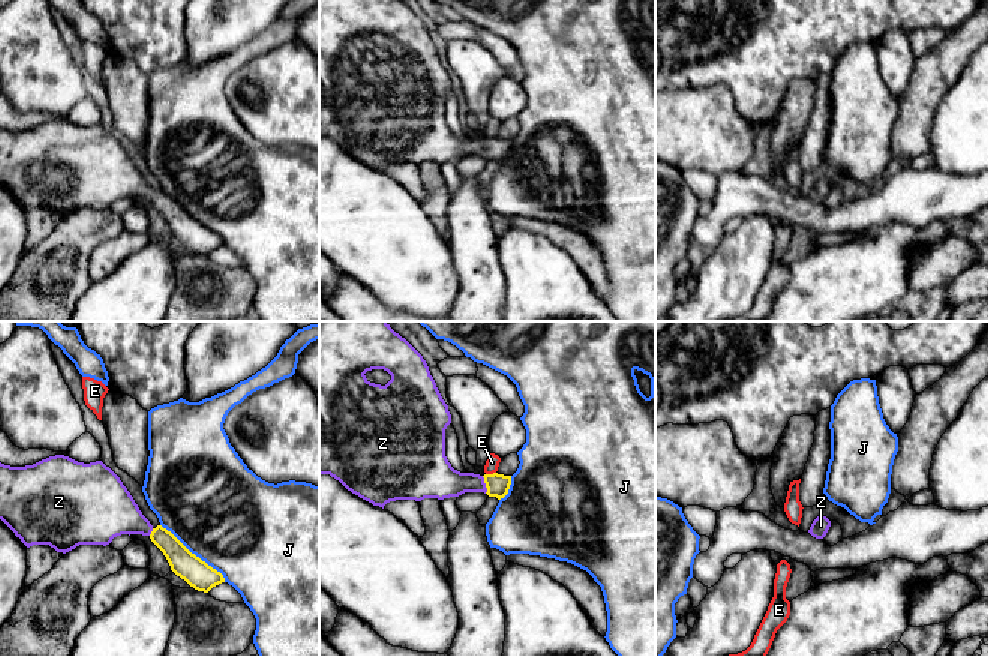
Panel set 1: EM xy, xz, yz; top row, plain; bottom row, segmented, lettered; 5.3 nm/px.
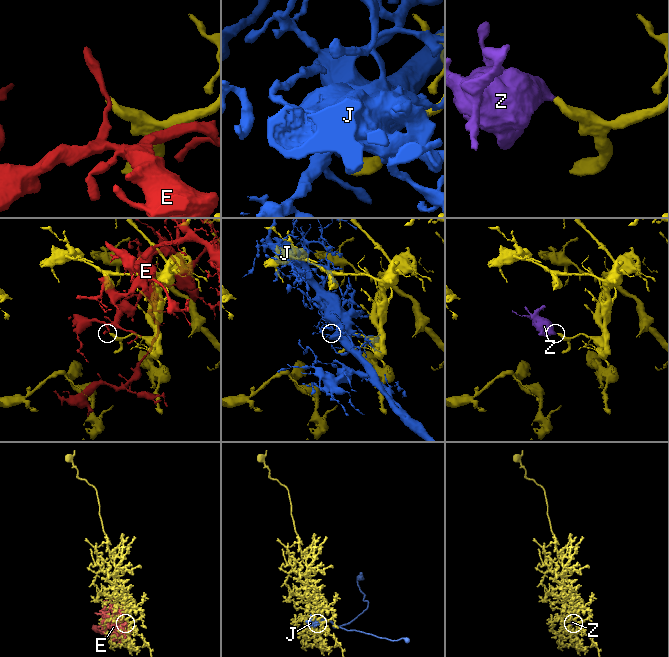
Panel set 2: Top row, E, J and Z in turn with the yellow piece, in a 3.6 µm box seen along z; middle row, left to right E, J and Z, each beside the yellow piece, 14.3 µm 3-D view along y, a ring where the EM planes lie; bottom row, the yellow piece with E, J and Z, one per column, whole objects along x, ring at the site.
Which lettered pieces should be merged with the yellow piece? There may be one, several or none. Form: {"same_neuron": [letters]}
{"same_neuron": ["Z"]}

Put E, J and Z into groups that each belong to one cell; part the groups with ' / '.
E / J / Z

